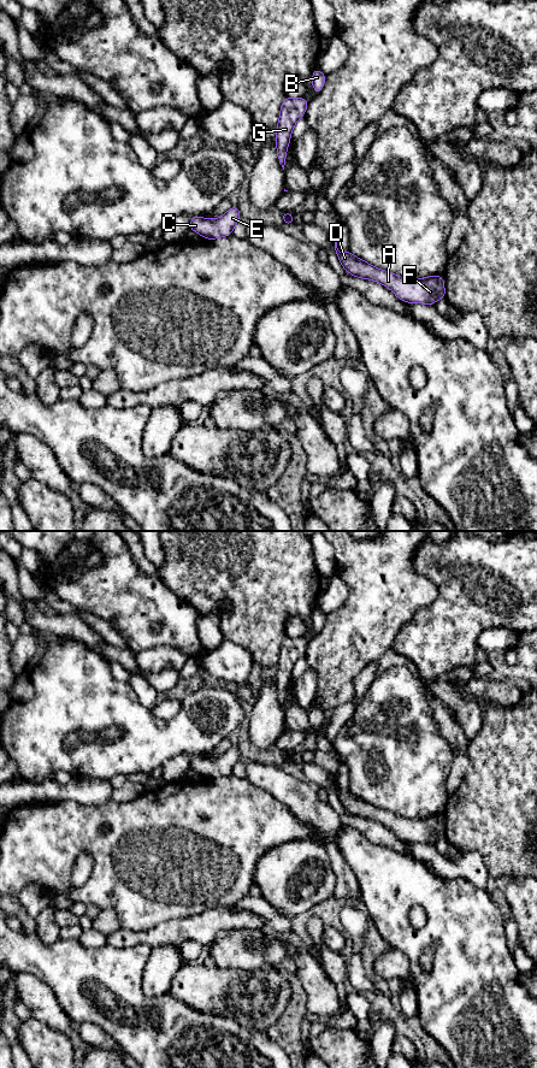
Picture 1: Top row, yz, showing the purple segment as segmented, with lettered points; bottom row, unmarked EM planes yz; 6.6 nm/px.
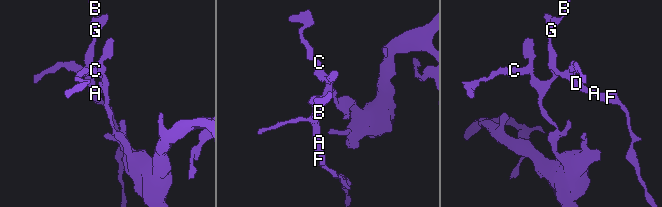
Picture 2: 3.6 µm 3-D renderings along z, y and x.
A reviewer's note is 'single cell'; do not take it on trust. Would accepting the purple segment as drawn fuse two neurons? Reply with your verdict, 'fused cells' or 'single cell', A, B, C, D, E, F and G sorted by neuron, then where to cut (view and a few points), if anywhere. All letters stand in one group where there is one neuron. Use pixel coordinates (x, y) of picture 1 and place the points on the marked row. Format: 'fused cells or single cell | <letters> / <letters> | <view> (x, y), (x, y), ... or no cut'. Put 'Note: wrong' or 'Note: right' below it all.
fused cells | A B D F G / C E | yz (289, 213), (284, 223)
Note: wrong

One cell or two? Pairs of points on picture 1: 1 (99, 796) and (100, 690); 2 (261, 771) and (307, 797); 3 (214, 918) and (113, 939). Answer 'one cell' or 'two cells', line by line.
1: two cells
2: one cell
3: one cell

